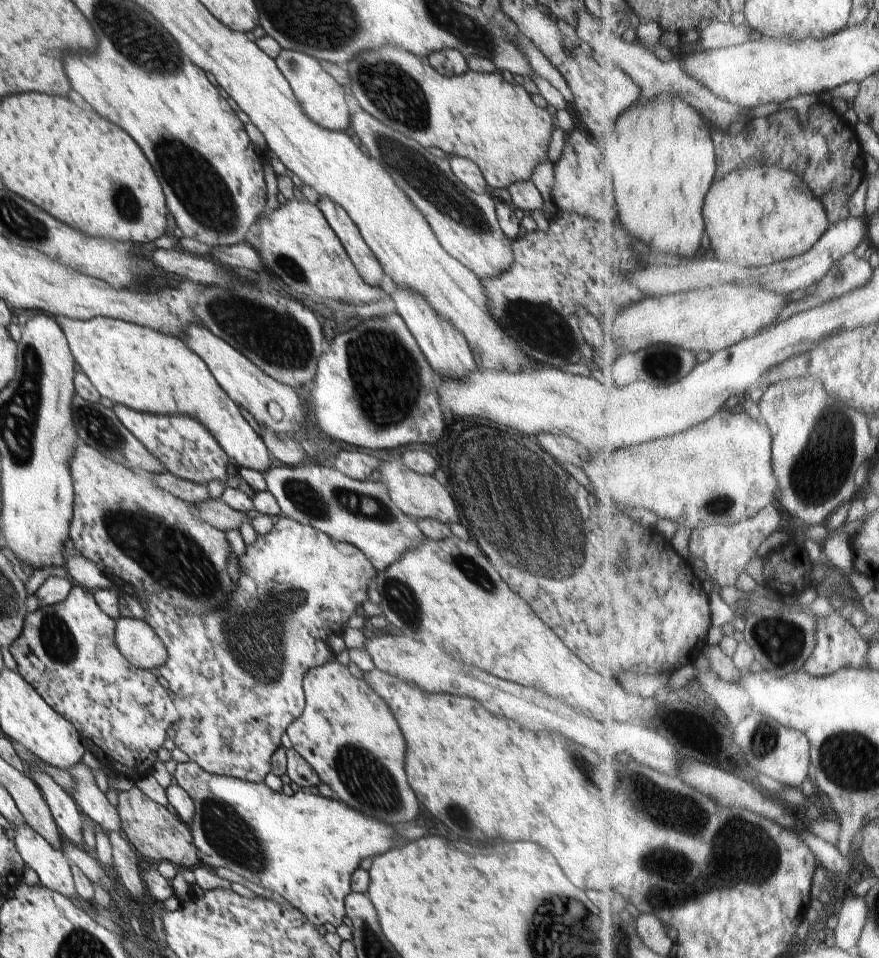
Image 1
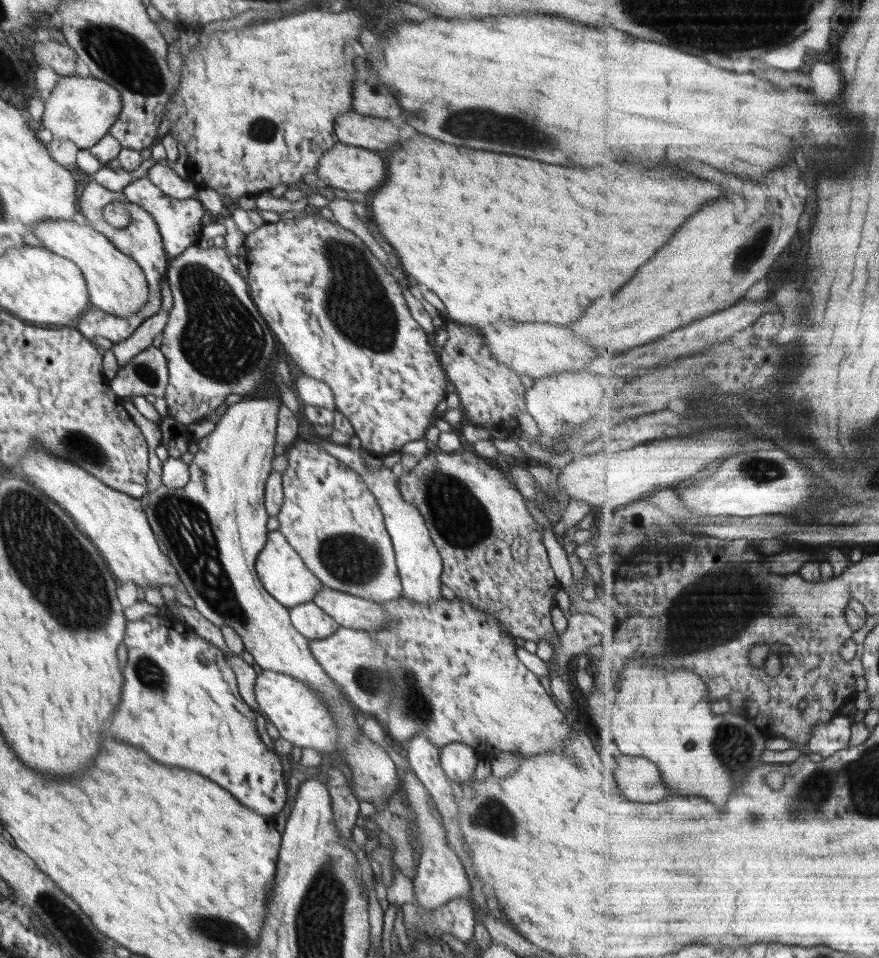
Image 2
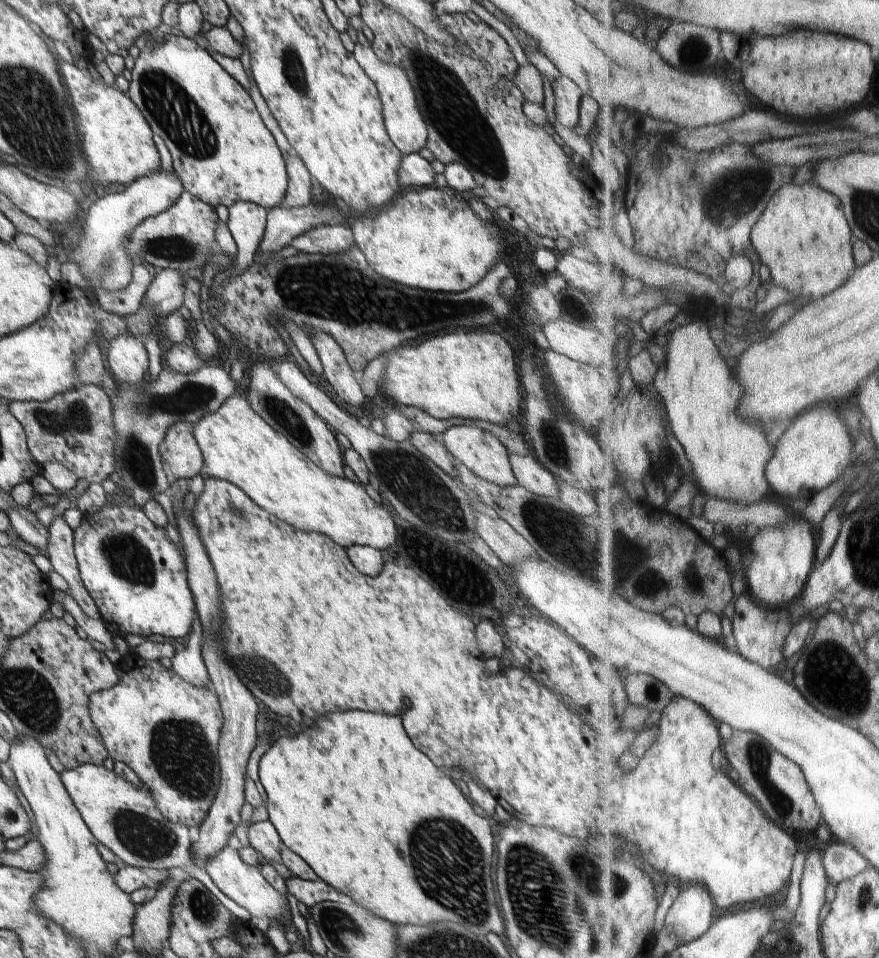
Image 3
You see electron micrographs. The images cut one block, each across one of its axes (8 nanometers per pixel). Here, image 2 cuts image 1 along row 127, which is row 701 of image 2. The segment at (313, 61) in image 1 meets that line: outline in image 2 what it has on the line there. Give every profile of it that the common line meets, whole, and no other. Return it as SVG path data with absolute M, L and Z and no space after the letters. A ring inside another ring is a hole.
M275 392L274 394L268 394L268 398L259 398L258 396L256 396L256 398L245 398L243 401L231 405L220 420L218 420L216 428L214 428L208 436L197 441L199 449L189 465L190 480L186 483L186 486L182 488L168 488L160 485L160 488L156 488L152 494L140 497L139 501L140 504L144 506L144 514L146 514L146 518L148 518L150 528L156 538L158 547L160 547L160 550L162 550L164 554L168 554L168 558L170 558L172 566L176 568L176 572L178 573L178 576L180 576L180 582L184 584L184 588L188 591L188 596L194 600L194 606L198 612L200 612L206 620L212 622L214 626L230 626L230 628L234 628L234 630L236 630L236 634L242 638L245 650L252 654L254 662L259 664L260 668L290 676L296 681L304 683L308 686L308 688L312 688L312 690L314 690L314 692L322 698L322 702L326 704L326 708L330 710L330 714L332 714L332 718L334 718L334 722L336 722L336 730L338 730L336 751L342 758L344 758L344 760L346 760L346 764L350 766L350 772L353 774L350 776L352 792L356 794L356 798L359 802L364 800L364 802L370 802L370 804L381 809L385 806L386 802L388 802L388 800L396 794L397 790L401 791L401 787L398 786L400 783L400 770L396 768L392 754L388 753L387 750L383 748L382 744L378 745L378 743L374 743L372 740L368 739L366 735L364 735L364 731L359 724L360 721L357 715L358 712L350 703L350 700L345 696L339 685L337 685L336 682L333 682L332 678L328 677L326 671L320 666L320 663L316 660L316 658L314 658L312 652L310 652L309 640L303 634L300 634L296 628L294 628L294 625L290 620L290 612L288 612L288 608L282 606L282 604L280 604L280 602L278 602L272 594L268 594L268 592L266 592L266 589L262 586L262 582L260 582L260 578L258 578L258 574L256 572L256 557L258 557L258 553L264 549L267 542L267 522L270 516L268 512L266 512L266 506L264 506L264 491L266 488L266 479L268 479L268 476L273 471L271 464L272 459L276 456L274 454L274 445L276 444L277 413L280 406L282 406L281 398L279 393Z

